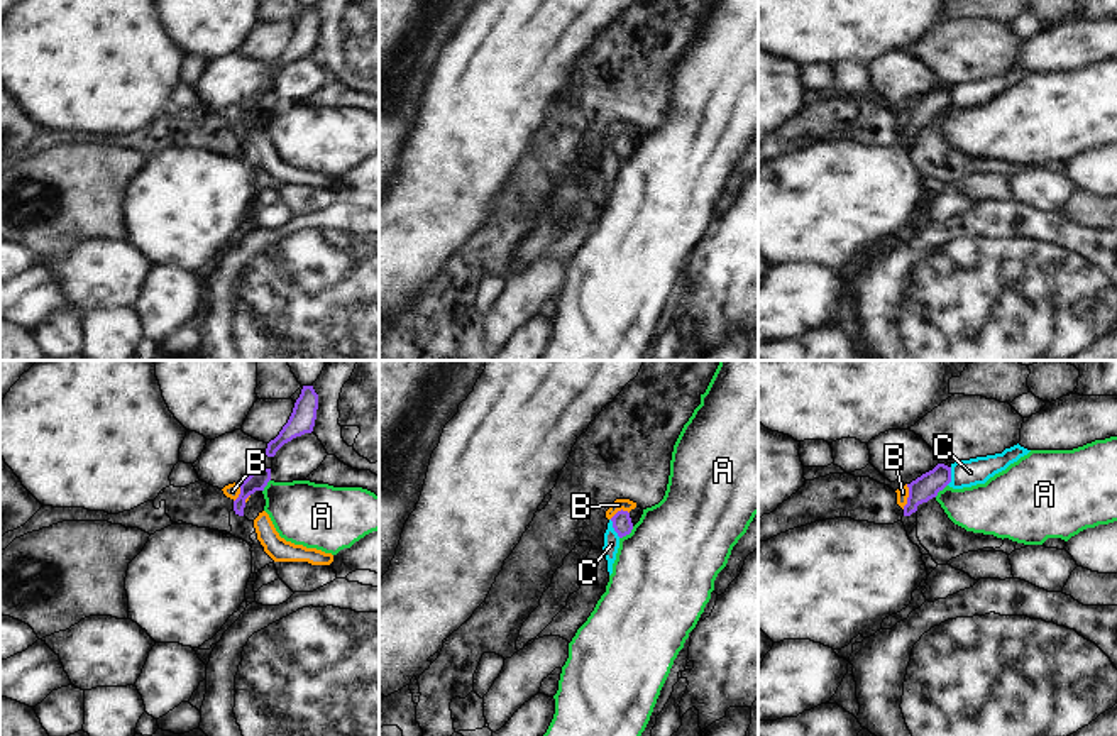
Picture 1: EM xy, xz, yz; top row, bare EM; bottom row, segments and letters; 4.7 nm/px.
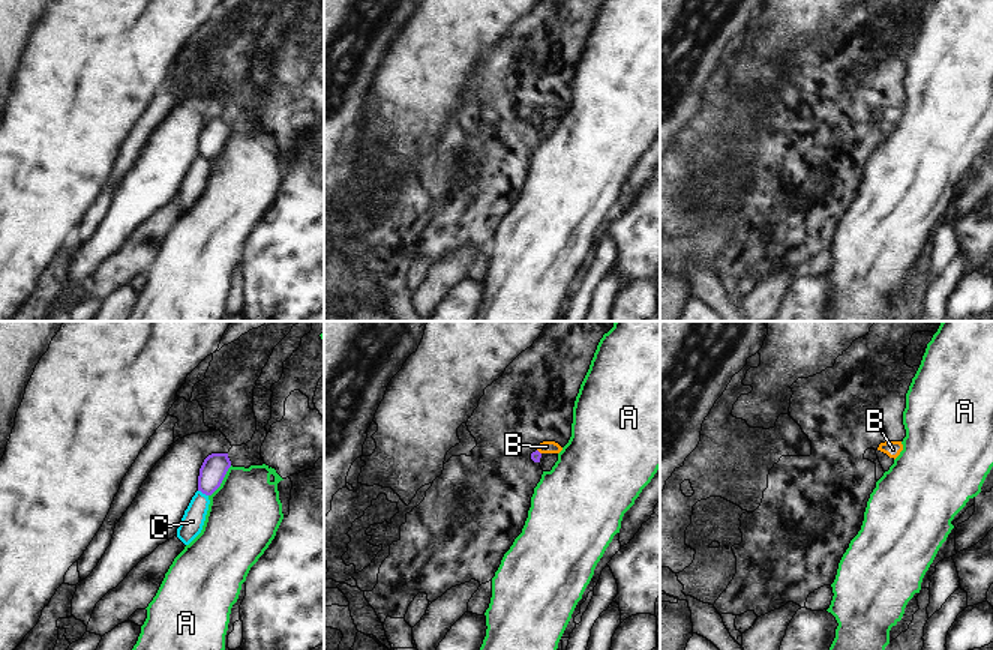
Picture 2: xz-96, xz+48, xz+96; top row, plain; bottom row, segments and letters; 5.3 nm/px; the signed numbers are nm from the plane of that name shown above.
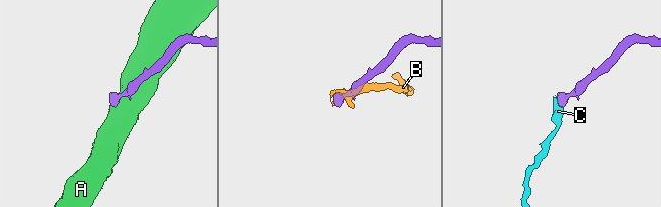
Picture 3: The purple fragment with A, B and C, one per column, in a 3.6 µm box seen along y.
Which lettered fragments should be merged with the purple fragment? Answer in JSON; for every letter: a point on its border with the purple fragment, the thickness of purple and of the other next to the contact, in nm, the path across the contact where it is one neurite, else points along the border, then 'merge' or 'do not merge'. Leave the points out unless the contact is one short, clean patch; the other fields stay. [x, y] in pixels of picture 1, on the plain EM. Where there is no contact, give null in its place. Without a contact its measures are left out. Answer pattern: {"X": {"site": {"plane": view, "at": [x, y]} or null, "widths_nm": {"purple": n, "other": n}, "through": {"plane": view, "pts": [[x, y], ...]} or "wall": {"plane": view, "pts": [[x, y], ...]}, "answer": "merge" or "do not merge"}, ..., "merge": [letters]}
{"A": {"site": {"plane": "xz", "at": [627, 154]}, "widths_nm": {"purple": 90, "other": 480}, "wall": {"plane": "xz", "pts": [[633, 148], [620, 159]]}, "answer": "do not merge"}, "B": {"site": {"plane": "yz", "at": [909, 117]}, "widths_nm": {"purple": 120, "other": 60}, "answer": "do not merge"}, "C": {"site": {"plane": "xz", "at": [613, 148]}, "widths_nm": {"purple": 90, "other": 80}, "wall": {"plane": "xz", "pts": [[610, 141], [620, 158]]}, "answer": "do not merge"}, "merge": []}

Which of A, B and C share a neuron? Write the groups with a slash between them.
A / B C

